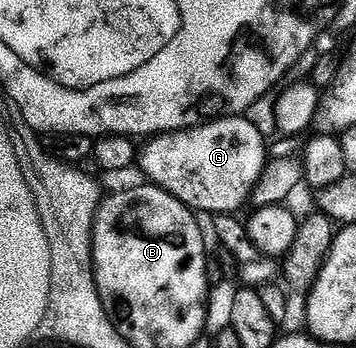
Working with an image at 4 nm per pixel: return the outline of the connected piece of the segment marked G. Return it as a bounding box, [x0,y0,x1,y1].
[140,117,268,213]

